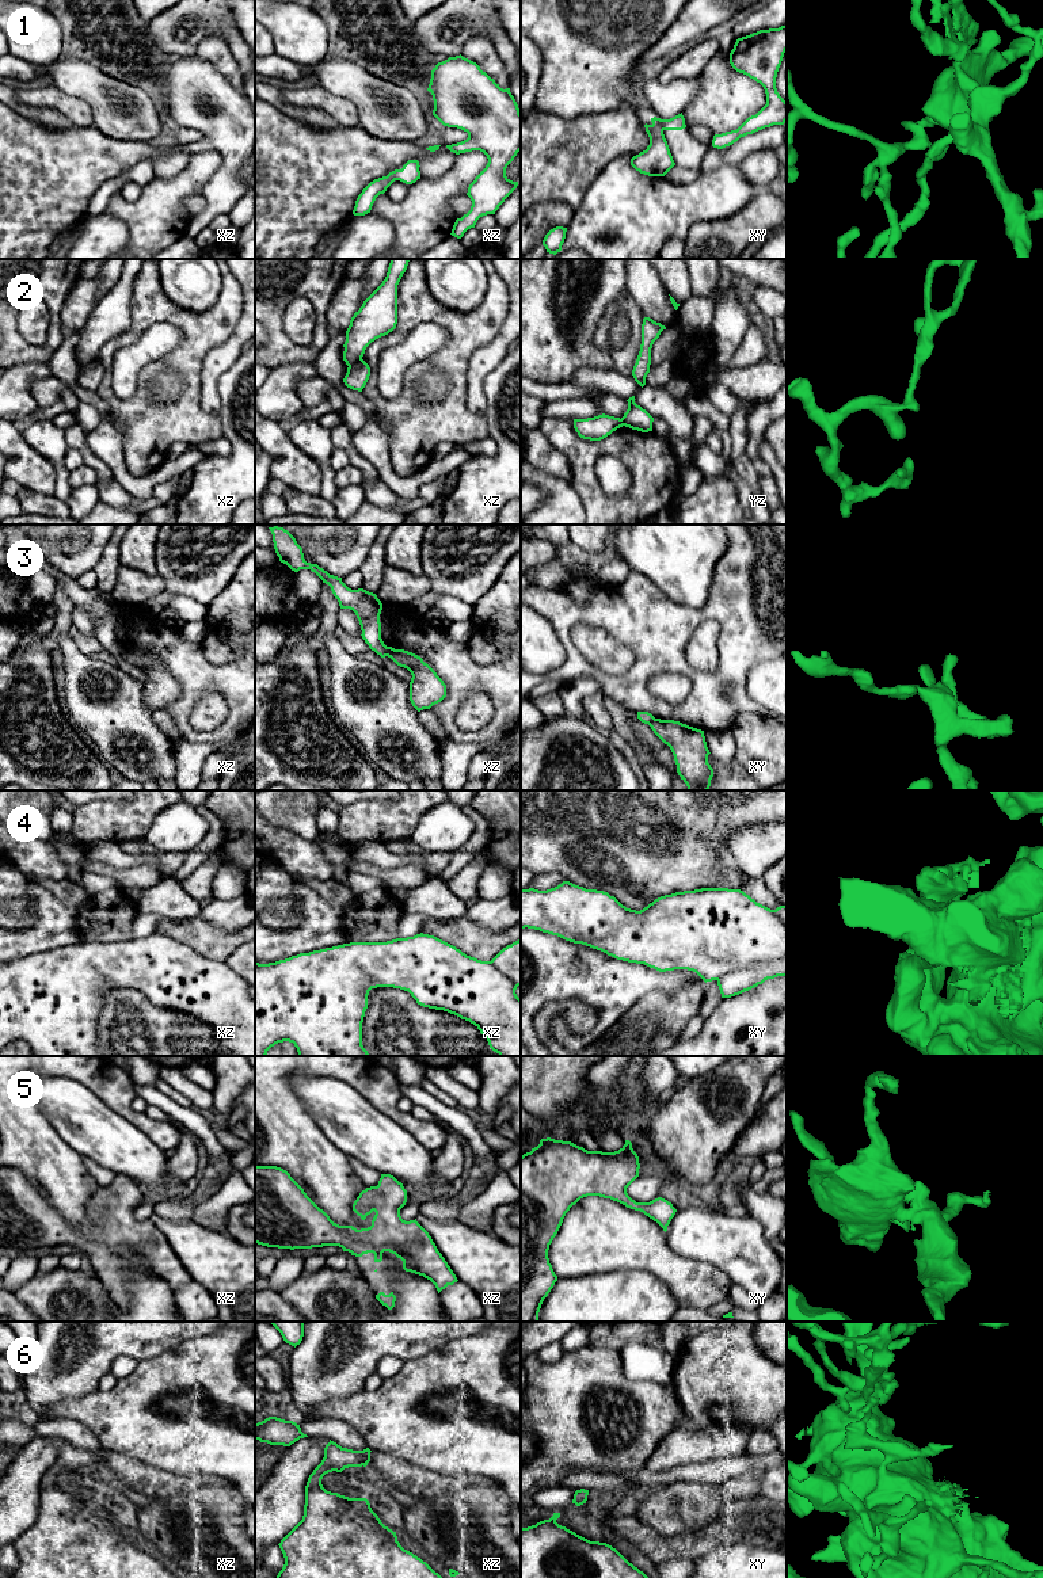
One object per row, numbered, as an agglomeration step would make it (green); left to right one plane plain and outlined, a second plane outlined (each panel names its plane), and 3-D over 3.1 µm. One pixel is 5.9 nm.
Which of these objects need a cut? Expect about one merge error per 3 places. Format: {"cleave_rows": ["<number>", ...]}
{"cleave_rows": ["1", "2", "3"]}

